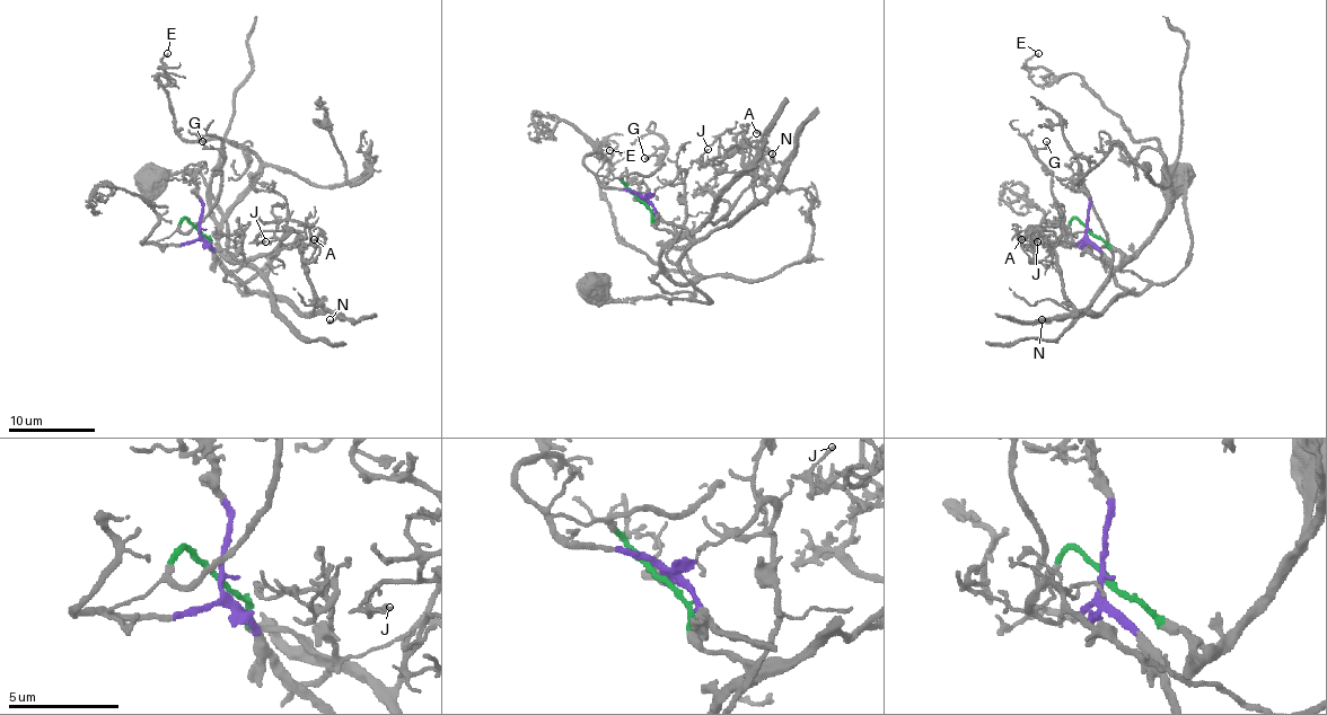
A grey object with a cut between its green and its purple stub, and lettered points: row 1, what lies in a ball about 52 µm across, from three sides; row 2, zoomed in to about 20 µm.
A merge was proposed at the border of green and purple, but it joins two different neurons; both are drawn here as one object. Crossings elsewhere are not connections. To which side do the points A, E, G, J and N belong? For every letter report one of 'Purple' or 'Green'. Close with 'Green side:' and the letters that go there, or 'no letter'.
A: Purple
E: Green
G: Green
J: Purple
N: Purple
Green side: E, G

